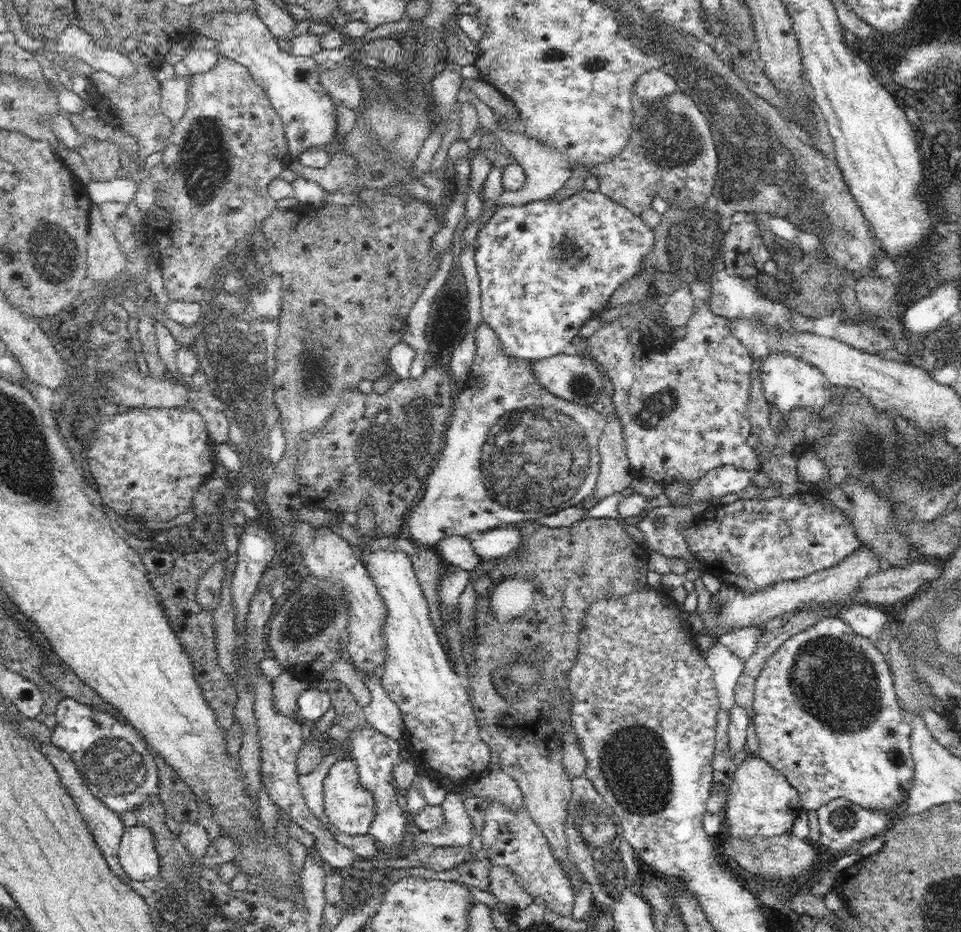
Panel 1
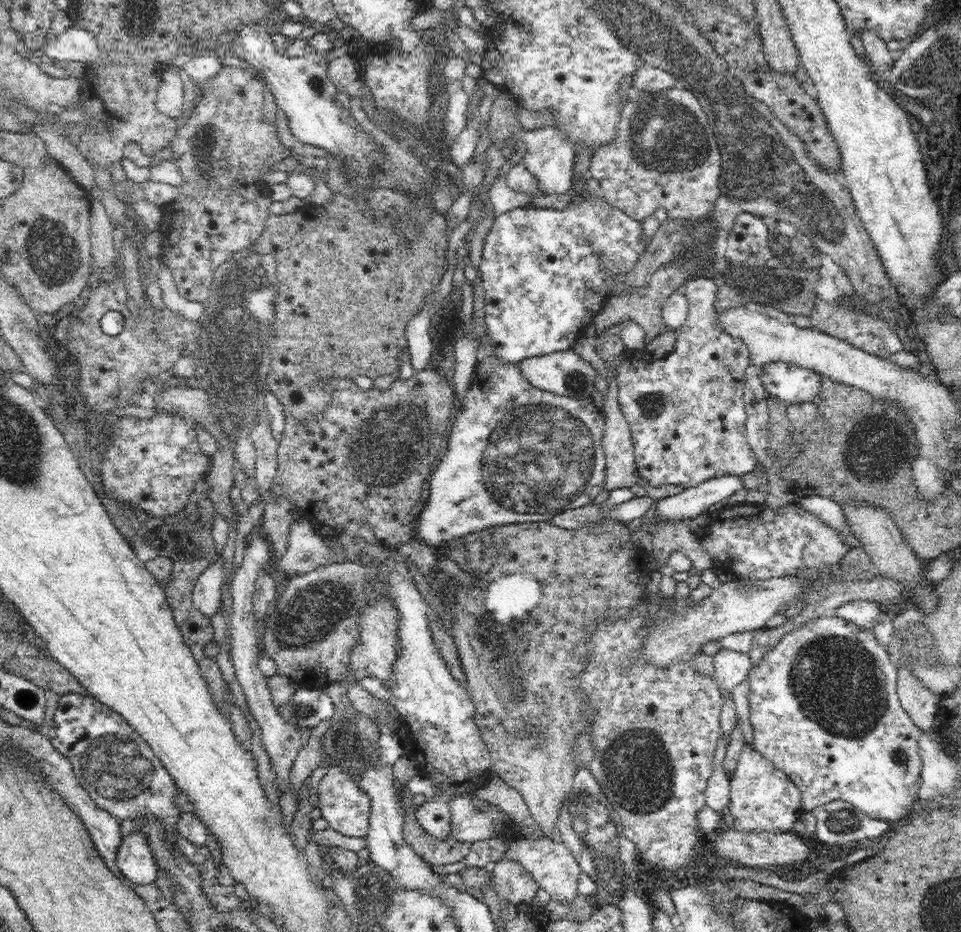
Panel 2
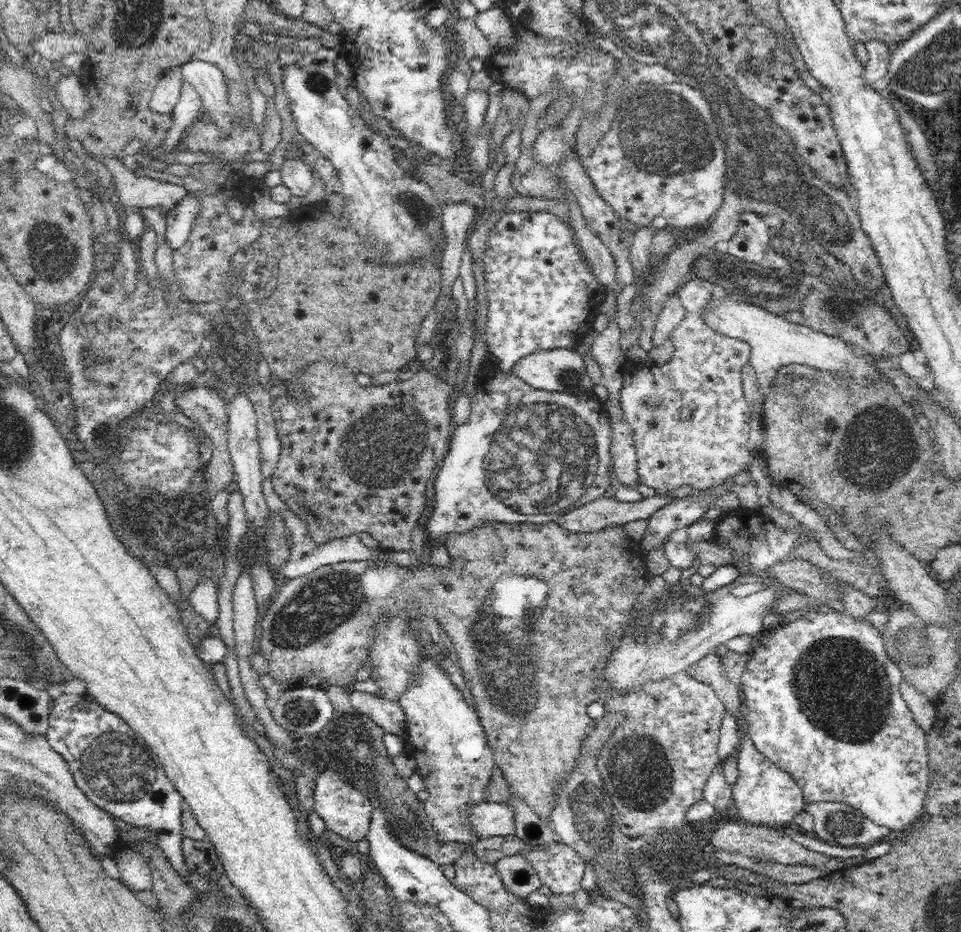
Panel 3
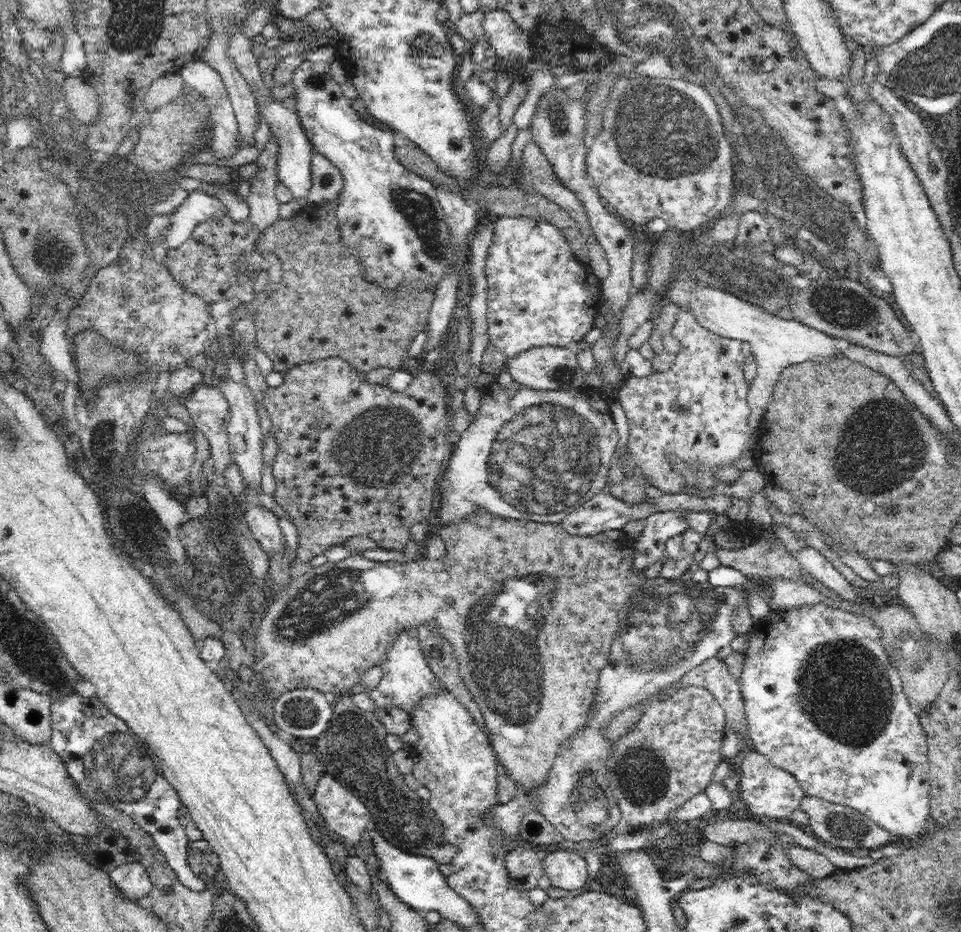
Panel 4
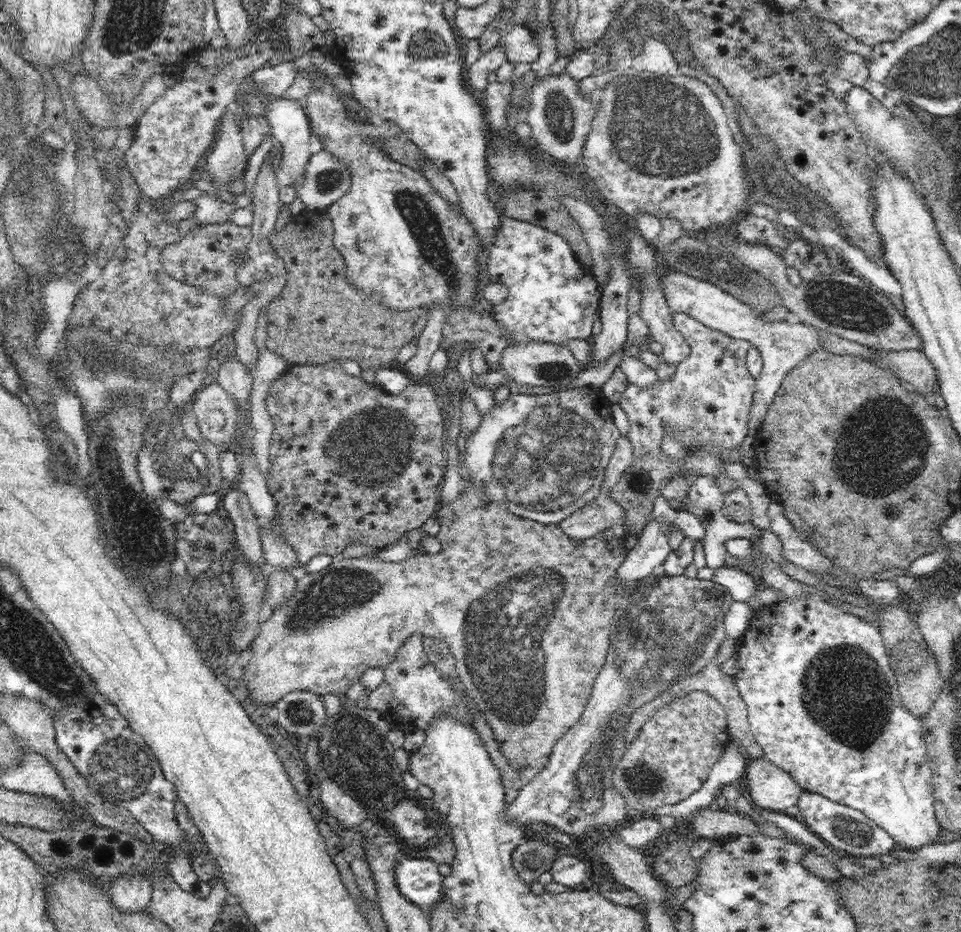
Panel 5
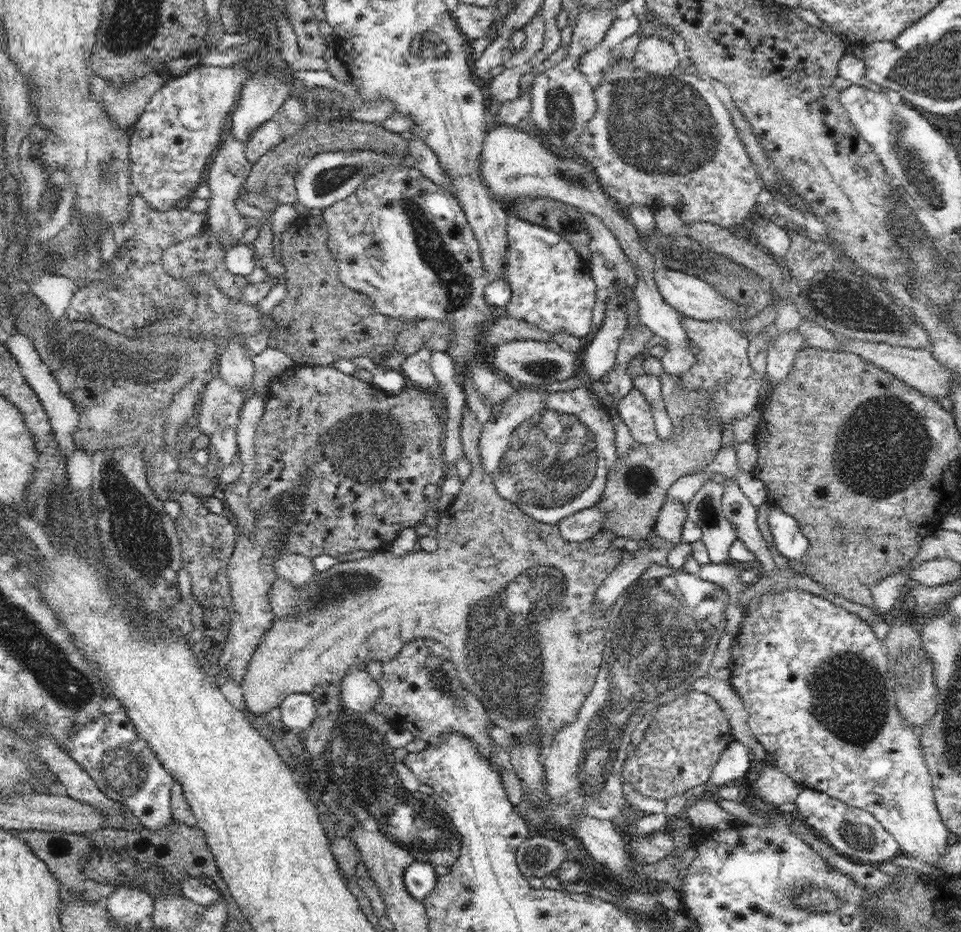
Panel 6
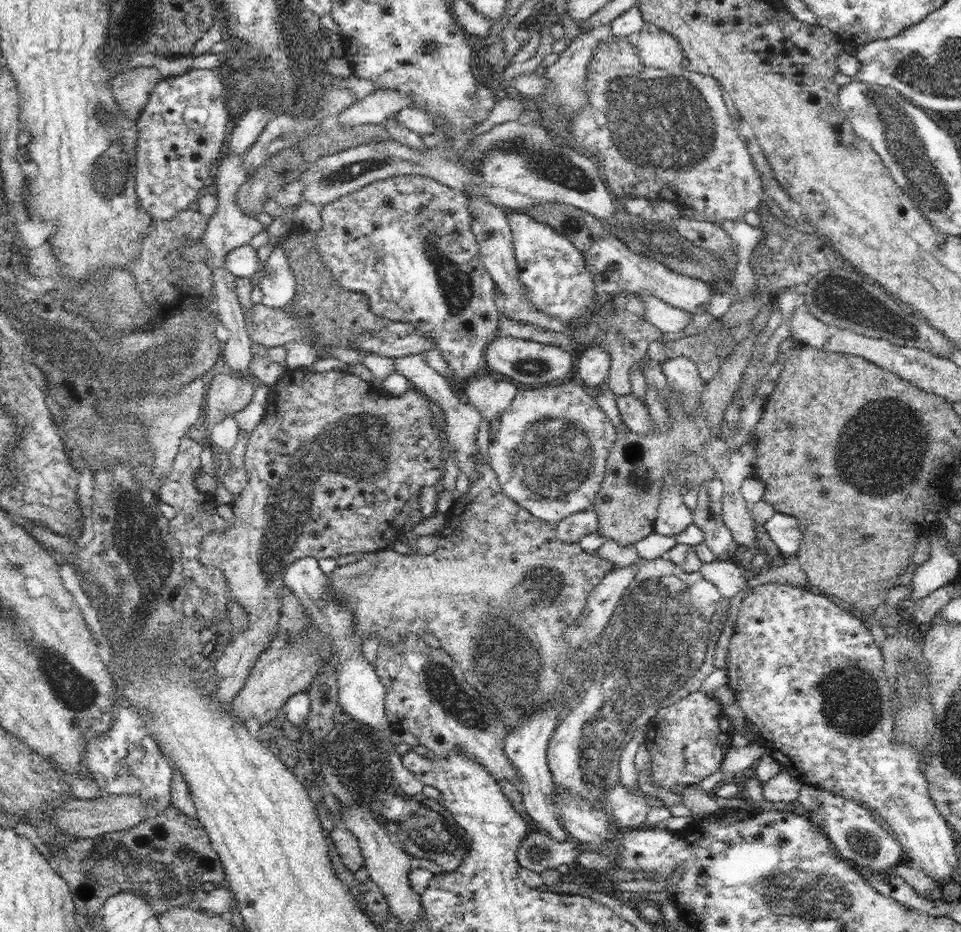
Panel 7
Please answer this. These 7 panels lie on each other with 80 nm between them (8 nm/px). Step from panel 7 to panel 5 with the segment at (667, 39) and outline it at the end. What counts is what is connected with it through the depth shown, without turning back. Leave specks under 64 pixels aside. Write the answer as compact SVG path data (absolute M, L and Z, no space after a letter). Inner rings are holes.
M646 38L642 46L642 52L633 56L631 72L642 74L648 79L676 76L679 63L667 43Z

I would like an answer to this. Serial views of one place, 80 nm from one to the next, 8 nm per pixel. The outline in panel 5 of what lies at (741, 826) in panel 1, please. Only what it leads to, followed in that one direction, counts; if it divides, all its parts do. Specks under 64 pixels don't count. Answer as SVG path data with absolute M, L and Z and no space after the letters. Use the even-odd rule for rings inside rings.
M764 756L748 759L744 778L748 779L750 798L760 810L784 814L788 808L798 805L803 792L788 772Z

